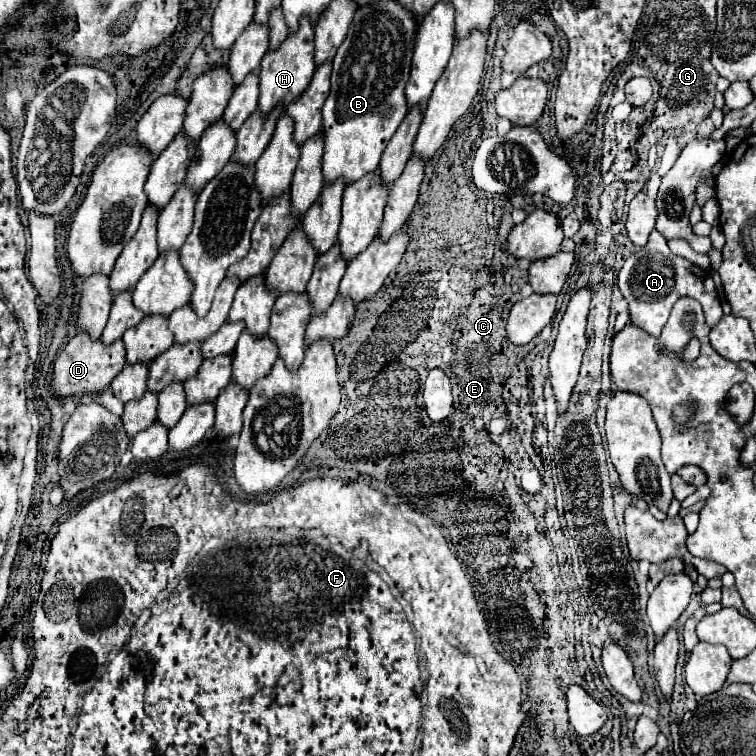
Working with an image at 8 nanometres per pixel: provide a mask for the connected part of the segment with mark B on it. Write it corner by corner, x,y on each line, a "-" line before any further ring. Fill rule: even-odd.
382,1
376,5
360,7
356,11
348,37
344,39
344,43
340,45
340,51
336,53
332,61
332,89
322,111
322,117
324,117
324,155
322,155
324,185
330,185
338,179
342,179
344,185
348,185
378,169
380,155
386,149
388,139
392,139
398,125
408,113
404,87
410,75
416,29
418,29
418,23
412,17
412,13
404,11
396,1

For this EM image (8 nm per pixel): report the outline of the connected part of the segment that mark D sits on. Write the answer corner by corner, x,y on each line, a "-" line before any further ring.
80,333
68,341
68,345
58,353
54,361
54,373
50,379
50,389
58,399
68,399
82,393
100,393
106,389
112,379
122,371
126,363
124,343
116,341
110,347
104,347
102,341
90,341
86,333

